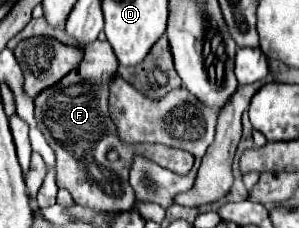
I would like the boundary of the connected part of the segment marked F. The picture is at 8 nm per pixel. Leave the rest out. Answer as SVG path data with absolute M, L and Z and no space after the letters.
M96 40L84 52L86 54L84 54L82 62L68 76L64 76L60 82L56 82L54 86L50 86L42 94L38 94L40 98L34 98L36 126L46 136L46 142L50 144L50 148L56 154L56 184L60 188L66 188L78 206L86 206L96 212L132 210L136 198L134 198L134 190L128 182L128 172L130 172L134 156L150 158L156 164L162 164L164 168L168 168L176 174L188 174L188 170L194 164L194 156L186 150L170 148L164 144L126 144L126 142L122 142L118 136L116 124L110 118L110 110L108 110L108 86L118 70L118 60L114 56L114 50L108 42Z

